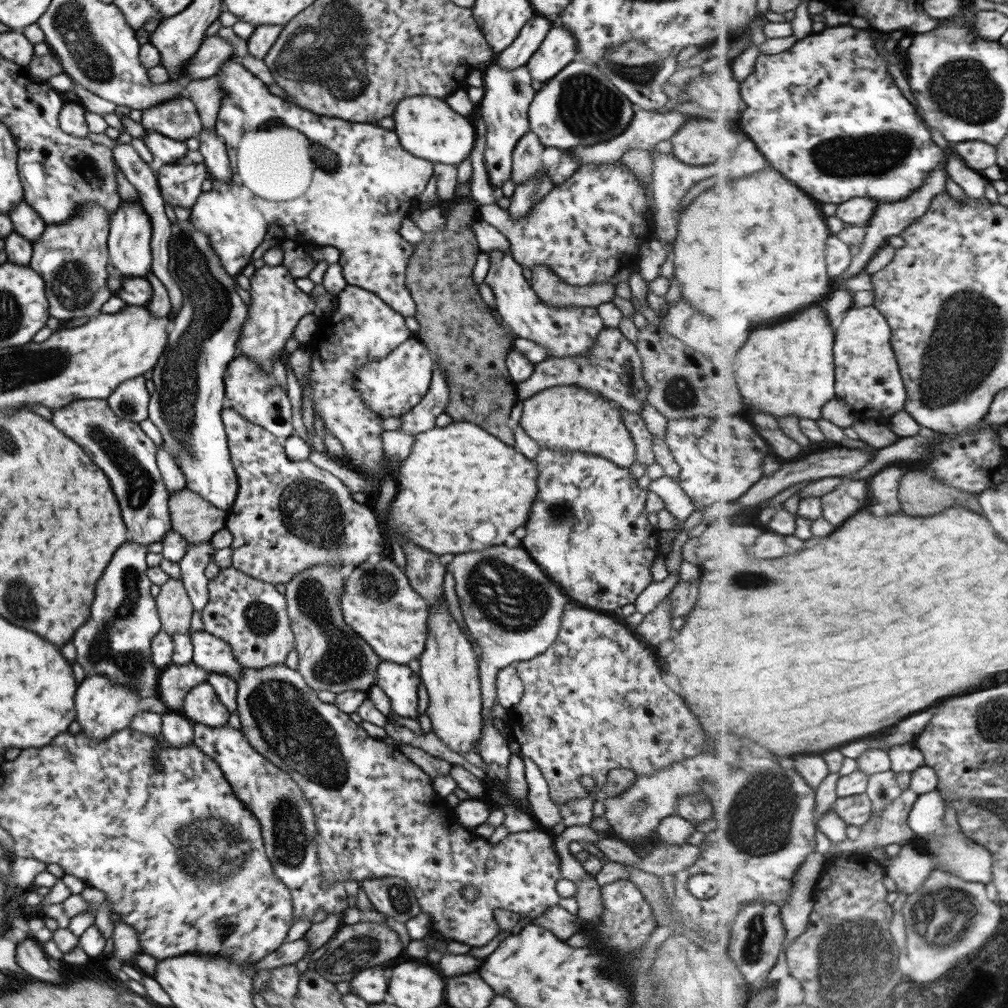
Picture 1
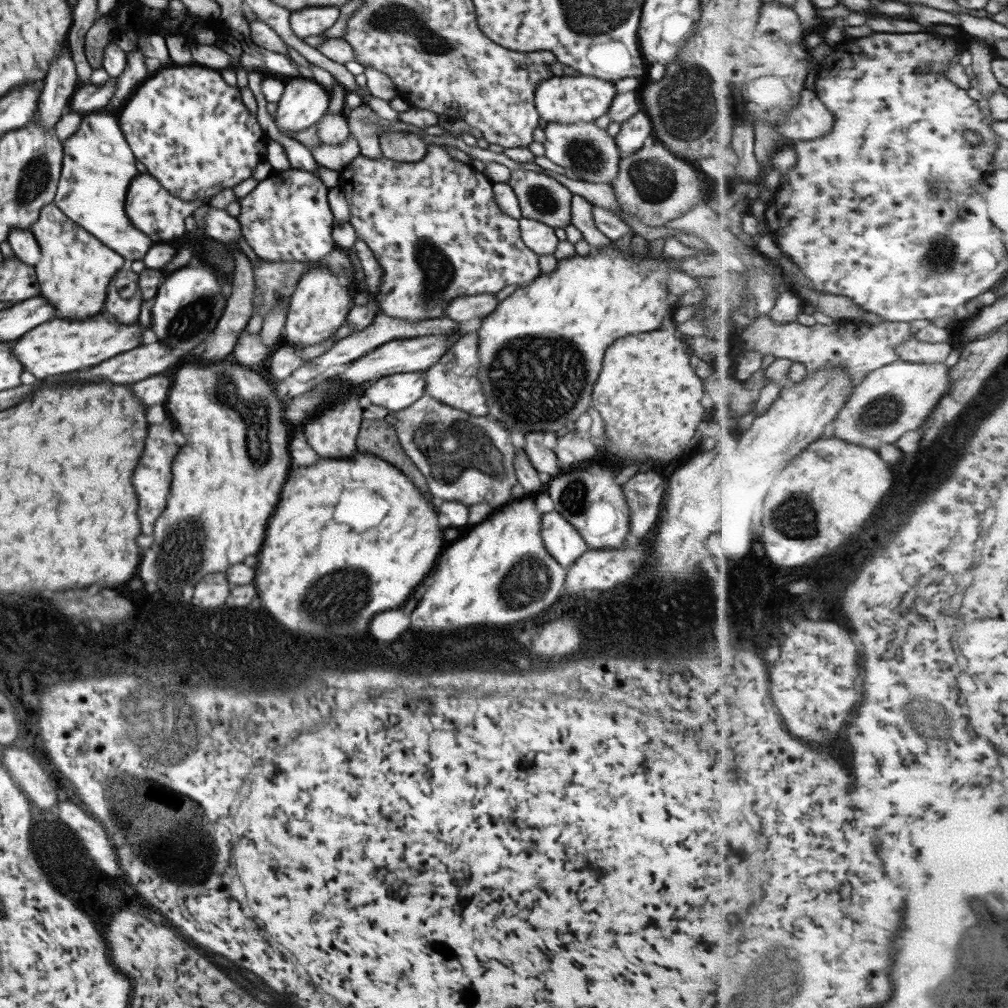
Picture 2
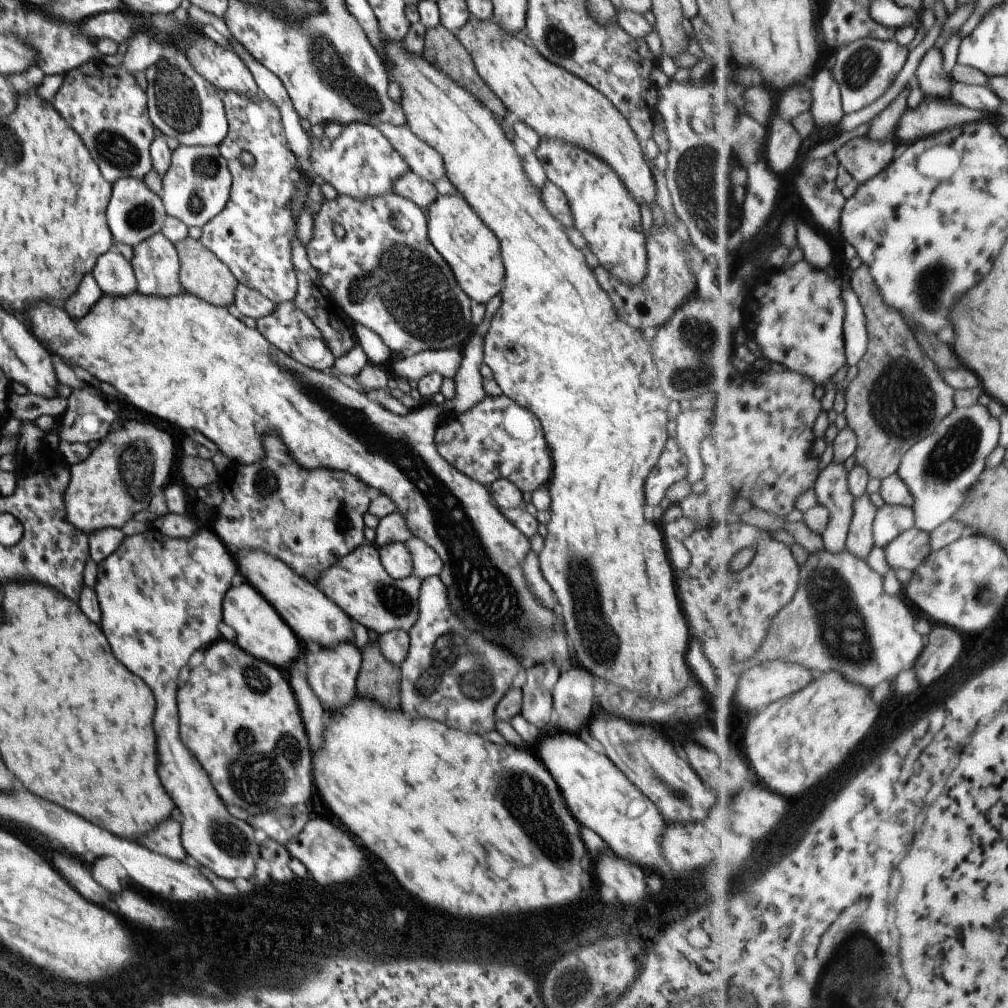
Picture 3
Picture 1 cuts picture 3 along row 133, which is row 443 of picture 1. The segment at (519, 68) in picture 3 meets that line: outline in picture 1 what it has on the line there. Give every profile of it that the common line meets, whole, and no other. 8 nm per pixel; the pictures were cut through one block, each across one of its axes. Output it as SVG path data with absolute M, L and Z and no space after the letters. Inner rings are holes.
M565 385L539 390L522 401L518 423L540 449L565 448L571 452L593 454L619 468L628 468L635 460L635 446L619 412L609 406L608 399L593 394L589 389Z

